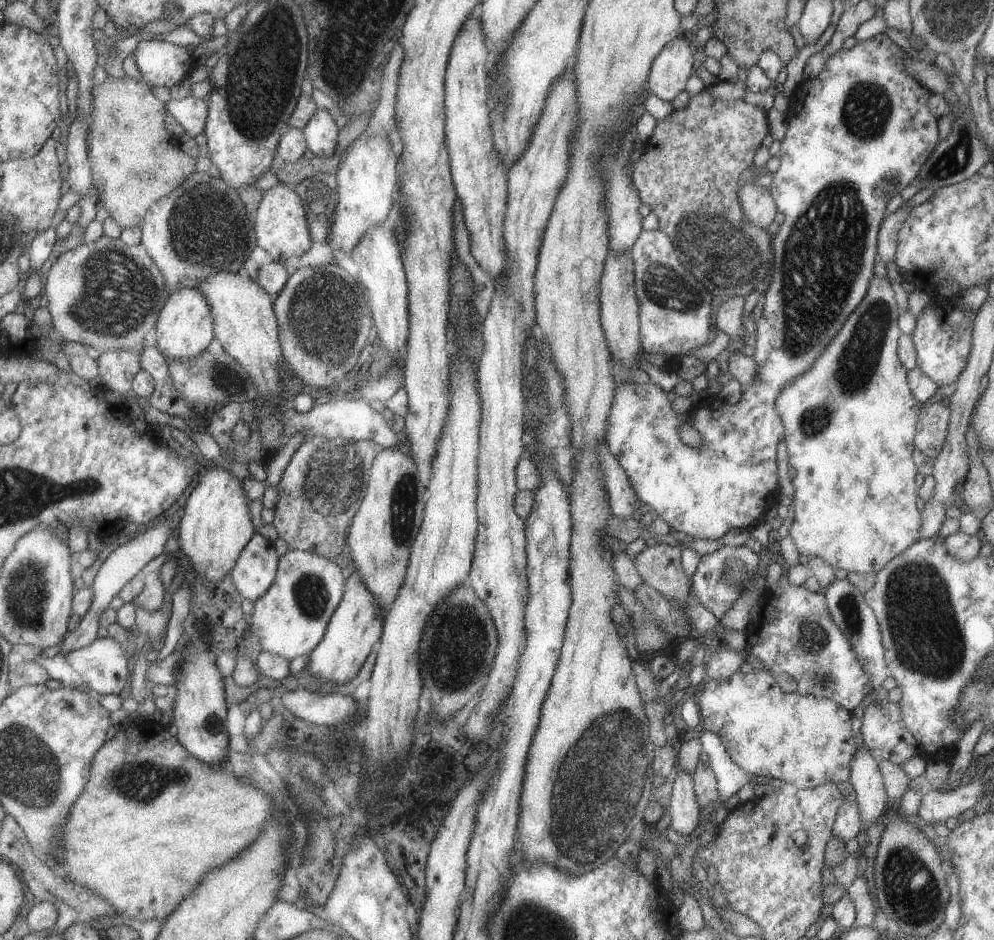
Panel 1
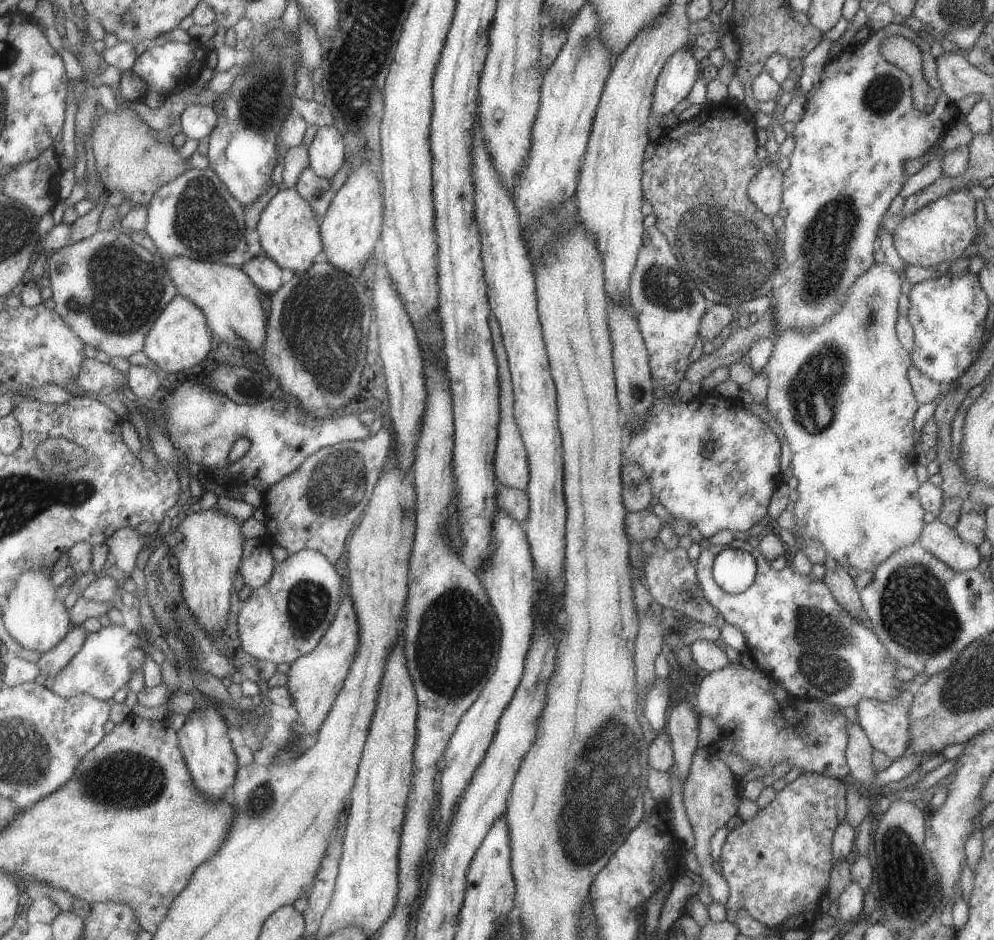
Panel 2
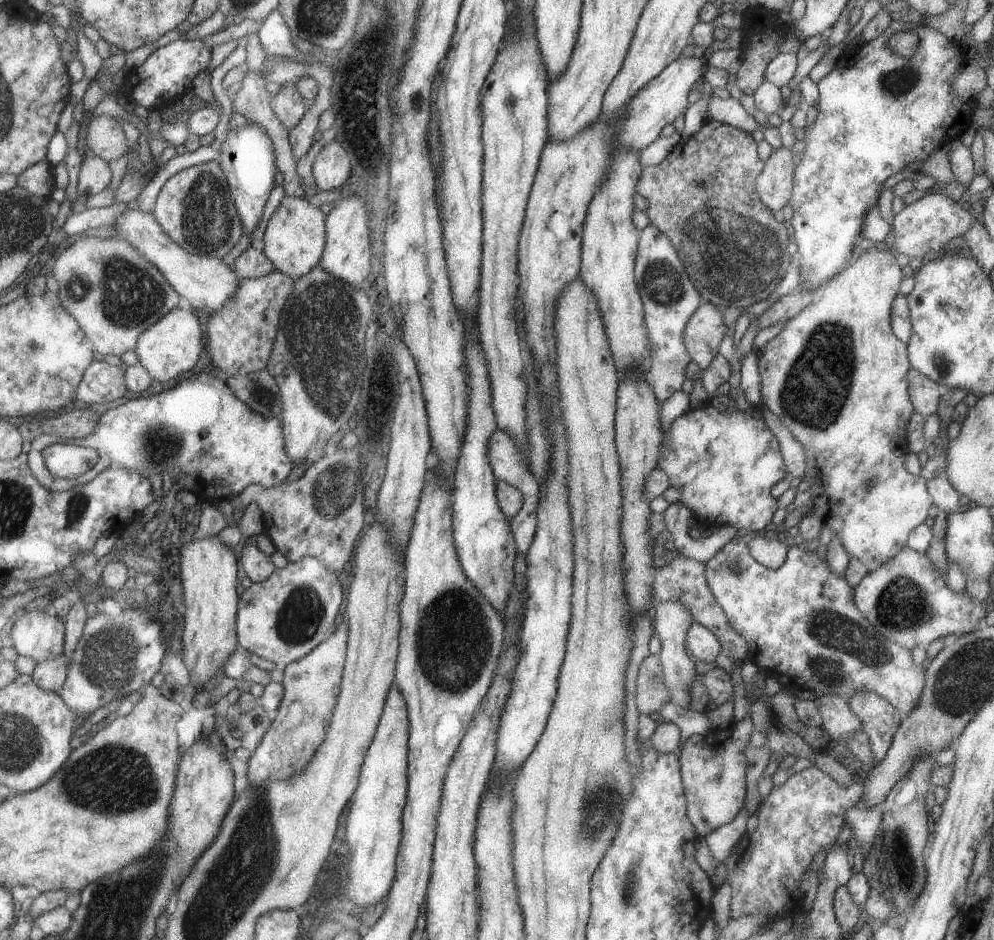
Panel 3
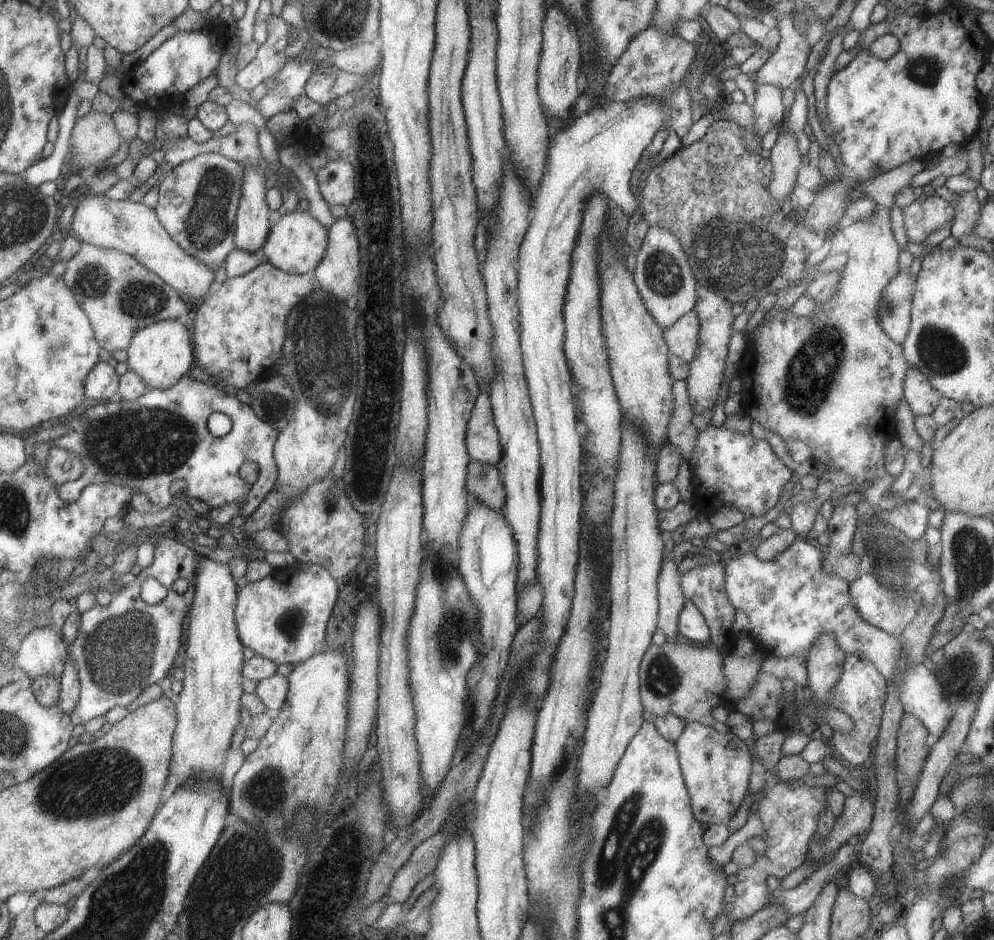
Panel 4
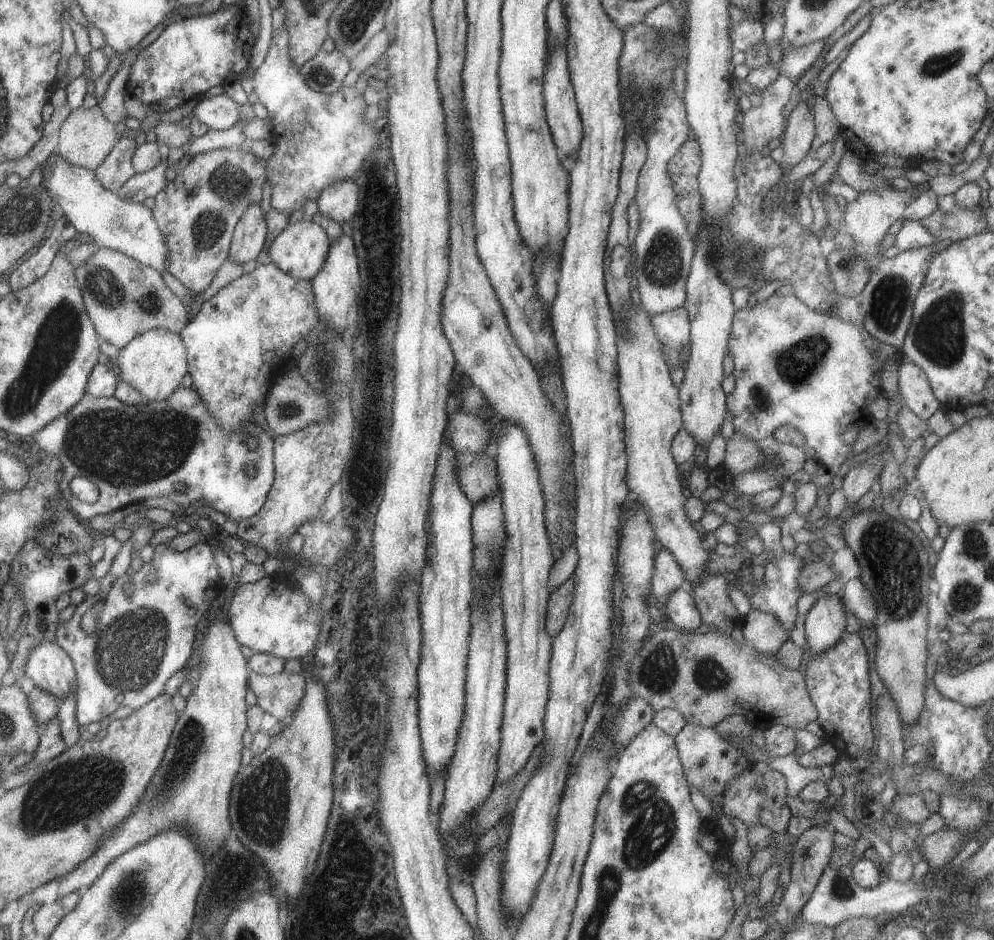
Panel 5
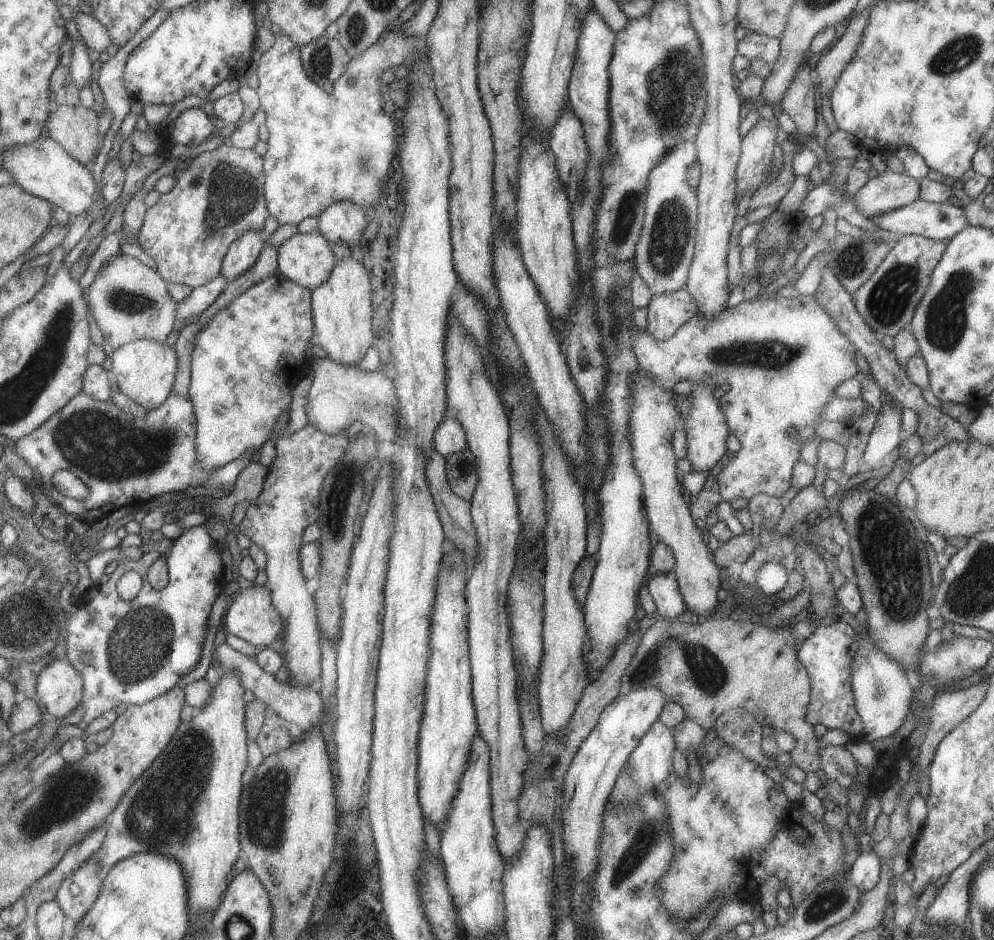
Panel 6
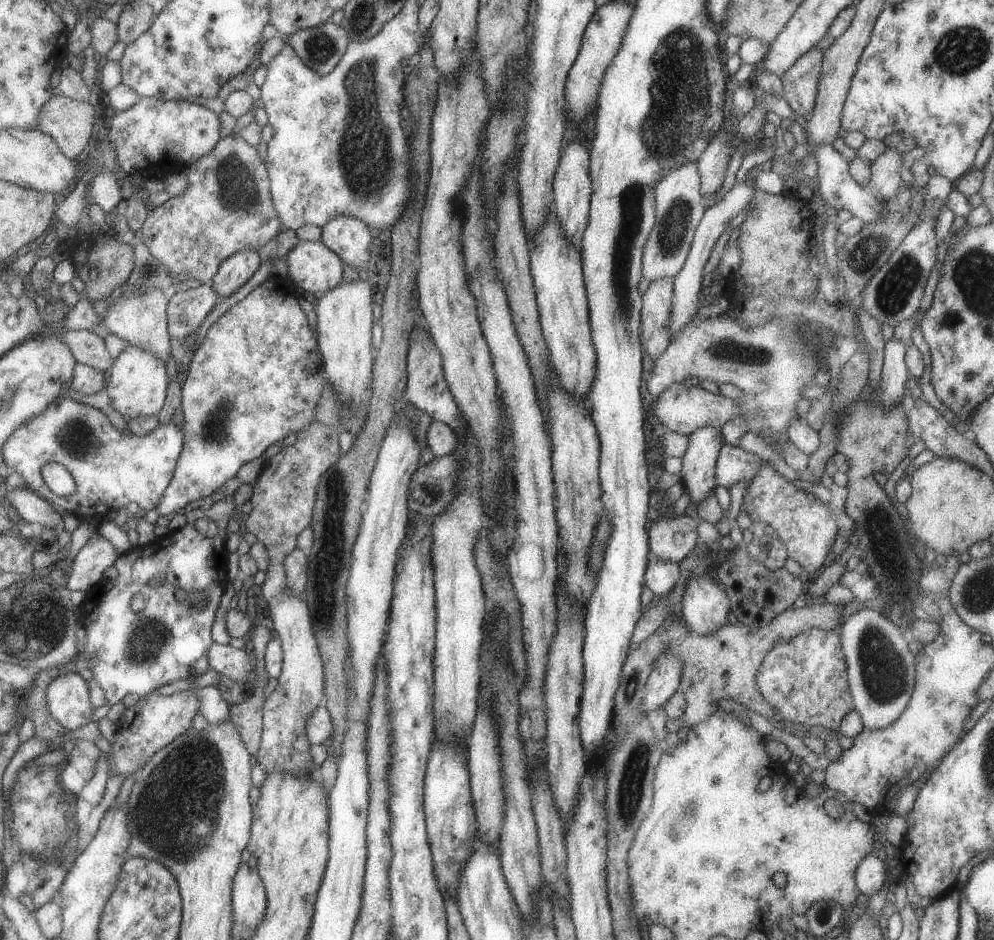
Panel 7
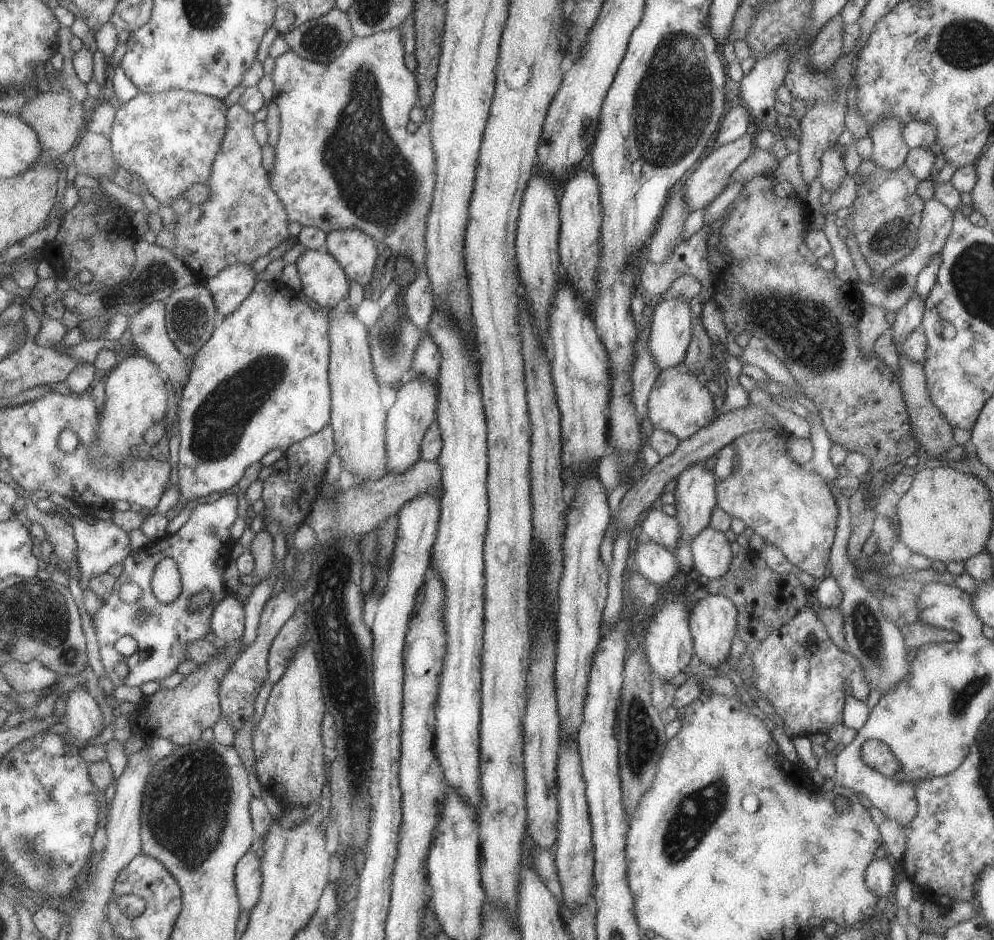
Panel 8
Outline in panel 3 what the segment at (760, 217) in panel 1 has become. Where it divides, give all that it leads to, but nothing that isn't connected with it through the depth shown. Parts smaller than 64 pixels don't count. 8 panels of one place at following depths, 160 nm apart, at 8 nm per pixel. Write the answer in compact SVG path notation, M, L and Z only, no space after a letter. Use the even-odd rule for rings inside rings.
M782 145L773 149L755 180L755 194L771 211L785 207L791 196L793 178L792 153Z

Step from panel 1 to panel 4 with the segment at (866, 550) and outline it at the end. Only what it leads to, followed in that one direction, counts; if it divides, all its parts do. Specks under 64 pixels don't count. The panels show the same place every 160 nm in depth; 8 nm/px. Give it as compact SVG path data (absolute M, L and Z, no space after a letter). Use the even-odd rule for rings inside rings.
M877 205L869 218L853 221L852 224L841 230L841 234L848 239L849 243L849 247L846 250L847 261L840 272L837 292L827 302L821 304L820 310L815 312L813 316L810 315L808 317L796 316L792 307L777 310L769 318L761 319L754 328L748 331L748 334L745 335L745 362L743 362L745 366L743 366L743 372L741 372L740 378L742 390L739 394L742 395L742 410L752 422L780 436L783 441L795 439L804 442L809 446L816 459L820 459L826 465L832 466L834 470L841 470L851 476L852 481L849 484L856 486L856 490L853 492L858 492L863 498L857 504L856 512L858 514L857 519L861 519L864 523L872 523L873 521L880 520L879 516L873 516L873 510L890 511L891 509L896 509L899 505L905 506L905 501L902 499L903 492L891 495L887 491L894 478L890 474L887 474L883 468L882 453L884 442L887 439L892 439L897 436L892 422L893 414L897 401L902 398L902 380L904 379L906 370L909 368L909 364L903 356L901 345L893 342L883 332L876 313L878 300L880 299L883 288L885 288L885 285L899 270L897 268L897 256L899 256L900 249L897 247L897 242L891 233L889 210L890 208Z

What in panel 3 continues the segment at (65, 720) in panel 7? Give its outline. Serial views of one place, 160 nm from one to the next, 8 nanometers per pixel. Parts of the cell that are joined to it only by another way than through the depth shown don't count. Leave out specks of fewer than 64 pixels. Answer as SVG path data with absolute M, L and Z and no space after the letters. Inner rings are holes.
M19 607L8 629L17 656L39 663L63 653L64 624L43 609L30 611Z

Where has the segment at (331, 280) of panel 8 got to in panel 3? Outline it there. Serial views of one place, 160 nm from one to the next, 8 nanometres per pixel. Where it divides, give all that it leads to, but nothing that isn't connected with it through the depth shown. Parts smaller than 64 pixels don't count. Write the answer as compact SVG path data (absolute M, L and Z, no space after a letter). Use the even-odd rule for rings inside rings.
M284 196L267 222L262 242L263 255L275 266L275 269L291 280L308 274L321 259L324 243L325 216L320 208L309 204L304 197Z

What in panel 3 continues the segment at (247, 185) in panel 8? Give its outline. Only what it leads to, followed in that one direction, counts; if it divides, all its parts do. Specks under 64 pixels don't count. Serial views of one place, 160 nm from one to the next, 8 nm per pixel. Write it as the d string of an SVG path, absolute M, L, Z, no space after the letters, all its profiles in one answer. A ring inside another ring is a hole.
M217 161L193 165L167 178L151 216L165 235L188 254L222 259L241 240L243 228Z

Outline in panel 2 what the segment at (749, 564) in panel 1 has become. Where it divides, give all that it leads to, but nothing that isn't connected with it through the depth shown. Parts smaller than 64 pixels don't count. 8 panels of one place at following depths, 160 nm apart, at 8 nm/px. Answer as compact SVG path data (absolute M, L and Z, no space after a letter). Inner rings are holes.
M746 540L700 550L695 570L703 598L723 616L724 623L741 632L756 667L776 678L790 699L813 699L844 709L856 707L863 699L891 702L903 689L893 677L897 666L877 636L833 600L822 580L801 575L791 565L781 571L773 570ZM727 548L743 550L756 562L754 584L739 594L723 592L712 578L715 556Z

